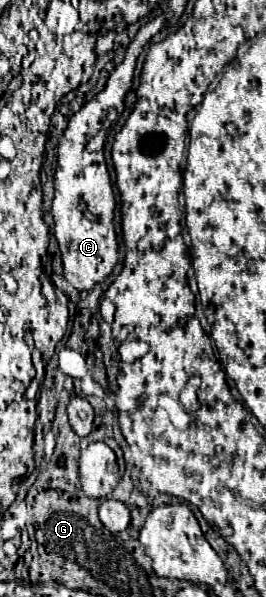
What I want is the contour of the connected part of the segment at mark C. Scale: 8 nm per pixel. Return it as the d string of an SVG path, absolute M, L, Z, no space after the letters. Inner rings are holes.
M127 48L125 60L111 72L103 92L95 96L95 104L85 104L77 114L71 116L63 140L57 148L51 214L55 220L55 238L63 260L63 278L79 292L91 290L95 284L103 282L113 272L119 260L119 252L117 252L119 246L113 228L115 196L107 174L107 164L103 158L103 151L87 152L87 144L99 132L99 126L107 110L123 108L123 100L131 88L133 70L139 54L141 54L139 48Z

